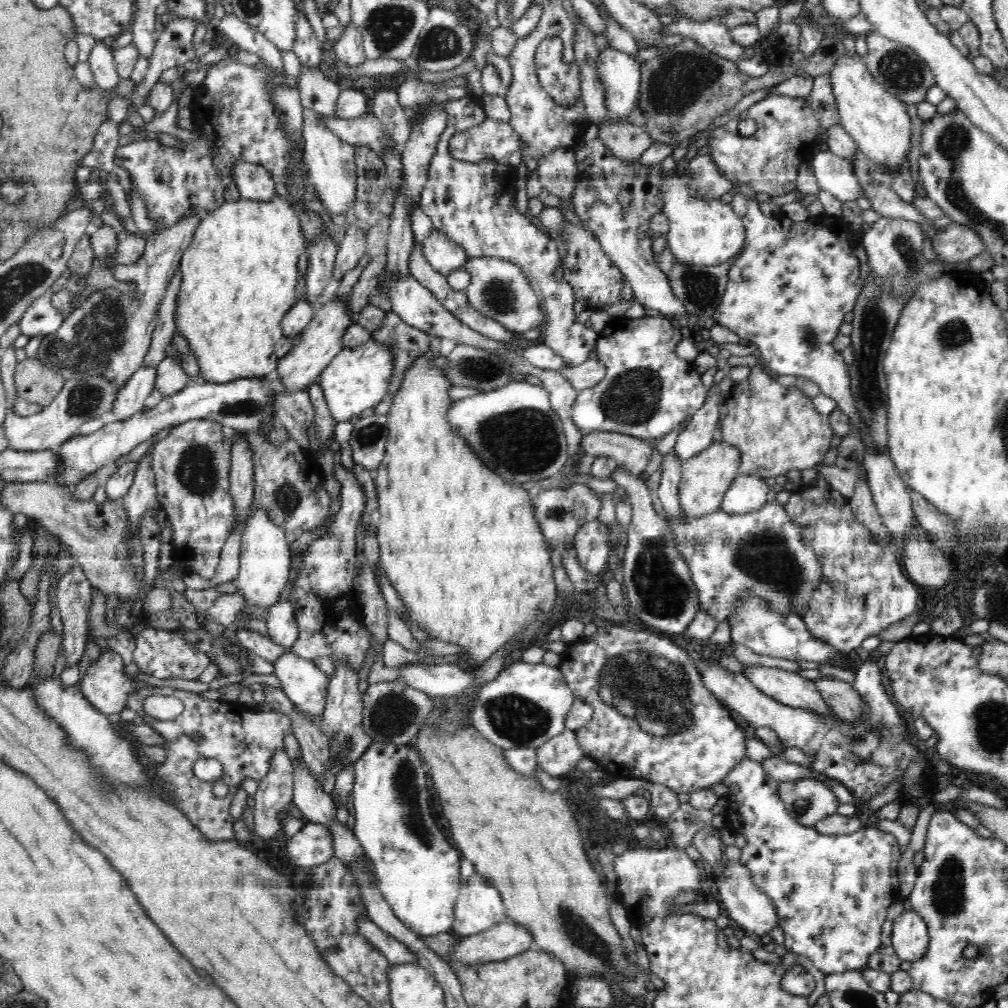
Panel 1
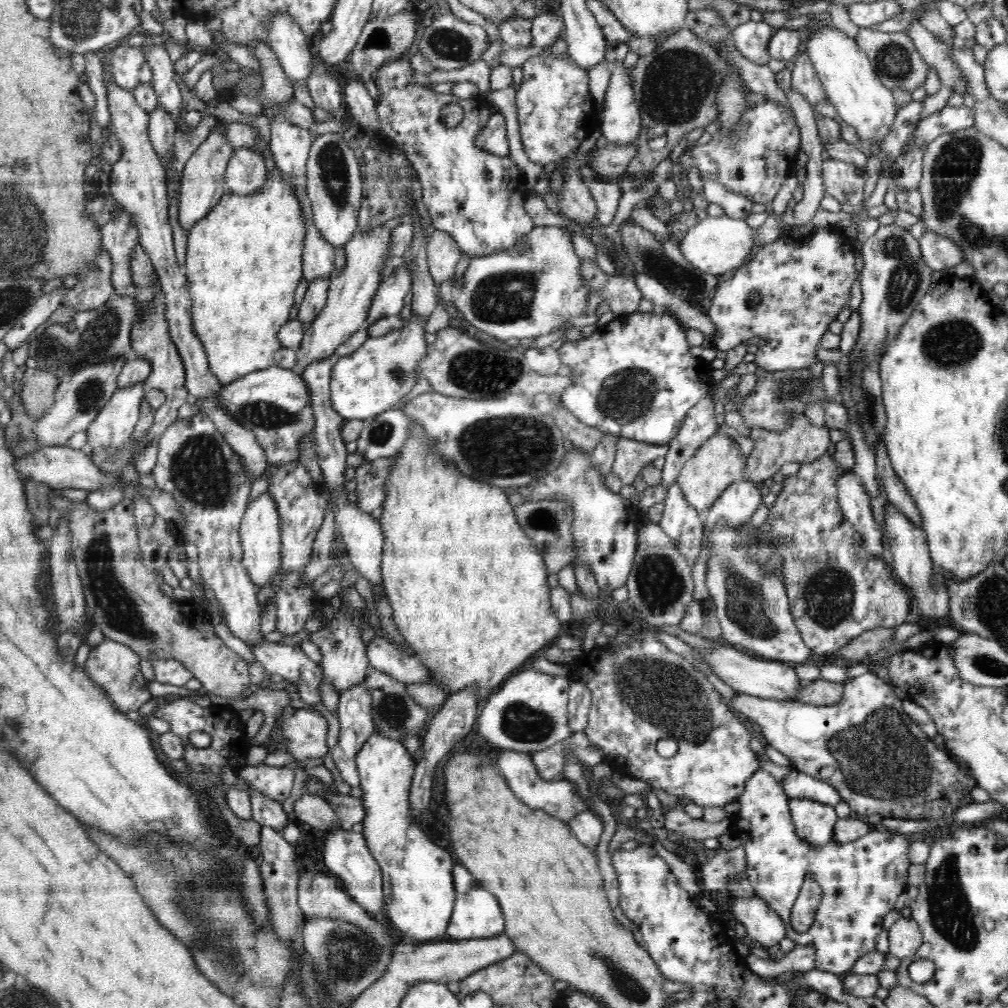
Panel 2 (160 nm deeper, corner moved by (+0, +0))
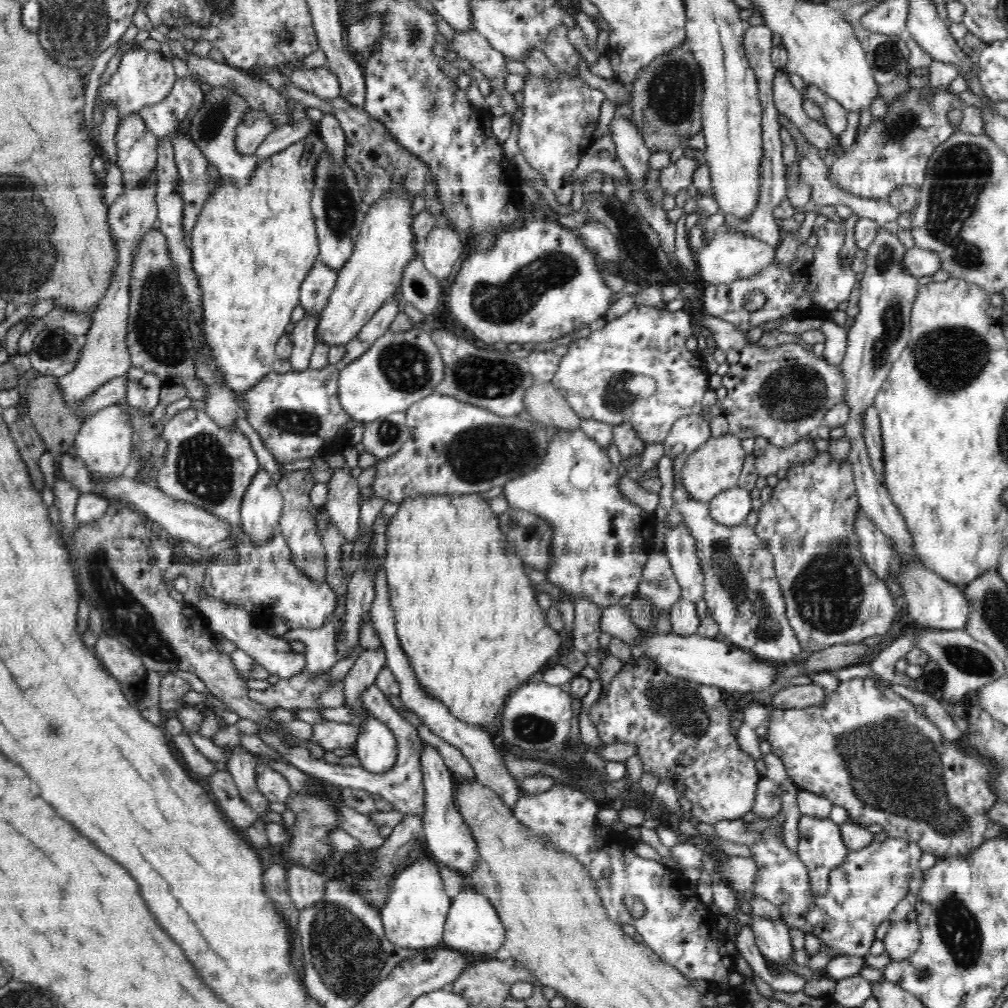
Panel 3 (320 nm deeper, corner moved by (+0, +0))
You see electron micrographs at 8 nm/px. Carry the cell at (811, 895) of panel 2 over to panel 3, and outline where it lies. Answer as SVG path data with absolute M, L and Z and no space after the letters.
M800 816L798 824L798 848L799 859L808 869L810 877L810 887L813 894L826 894L829 890L830 872L836 870L848 856L849 848L841 837L841 830L838 824L832 822L829 818L810 818L809 816Z

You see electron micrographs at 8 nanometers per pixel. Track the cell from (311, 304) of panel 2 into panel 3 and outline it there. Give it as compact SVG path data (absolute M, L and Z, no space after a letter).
M305 314L303 319L295 324L291 335L293 347L289 361L291 370L302 372L310 369L310 358L317 343L316 329L318 326L318 316Z

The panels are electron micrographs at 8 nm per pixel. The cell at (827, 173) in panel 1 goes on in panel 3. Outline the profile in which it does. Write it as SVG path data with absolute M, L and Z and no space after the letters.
M929 86L900 94L888 102L887 113L882 120L872 119L866 130L859 128L851 147L838 158L828 161L828 177L832 184L864 198L886 199L899 186L921 187L926 178L926 166L936 146L956 133L948 121L950 110L962 110L960 130L966 134L984 134L982 110L968 105L948 88L928 93Z

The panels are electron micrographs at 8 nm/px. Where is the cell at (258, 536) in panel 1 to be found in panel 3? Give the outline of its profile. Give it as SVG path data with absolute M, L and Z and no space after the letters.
M260 469L254 480L250 482L248 490L244 493L241 504L241 528L250 537L250 544L264 544L273 537L279 528L279 520L283 511L283 498L277 488L277 482L272 480L271 474Z

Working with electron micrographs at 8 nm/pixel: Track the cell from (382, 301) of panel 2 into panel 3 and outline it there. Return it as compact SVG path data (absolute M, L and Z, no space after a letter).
M394 298L384 306L361 328L361 331L348 344L345 344L344 358L336 364L329 364L320 370L308 369L302 372L292 370L286 373L268 372L254 388L238 393L247 410L248 423L260 435L264 446L280 465L303 458L316 457L326 453L327 447L336 437L347 432L347 424L352 421L342 408L338 398L338 376L354 359L360 358L389 326L400 312Z

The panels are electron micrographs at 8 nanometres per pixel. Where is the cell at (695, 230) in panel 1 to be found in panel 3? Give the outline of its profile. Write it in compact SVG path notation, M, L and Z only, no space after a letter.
M725 227L718 230L714 234L714 238L710 238L710 242L706 242L706 246L702 246L702 250L692 251L692 253L695 257L698 277L703 283L708 282L713 285L752 278L754 274L760 274L762 270L766 270L775 258L773 246L740 231L728 232Z

